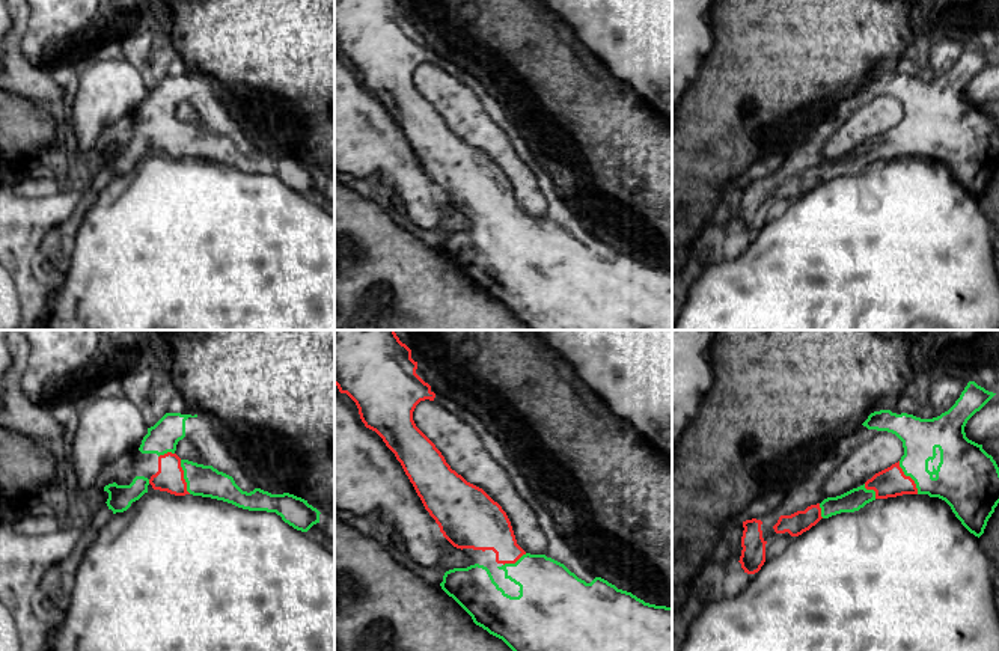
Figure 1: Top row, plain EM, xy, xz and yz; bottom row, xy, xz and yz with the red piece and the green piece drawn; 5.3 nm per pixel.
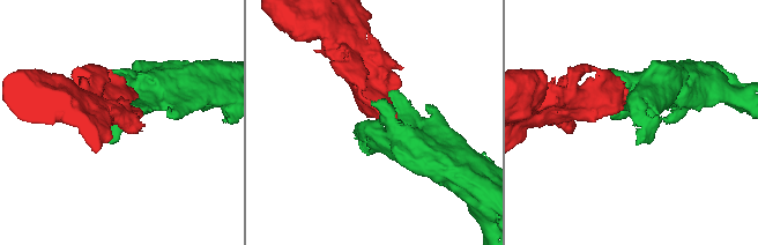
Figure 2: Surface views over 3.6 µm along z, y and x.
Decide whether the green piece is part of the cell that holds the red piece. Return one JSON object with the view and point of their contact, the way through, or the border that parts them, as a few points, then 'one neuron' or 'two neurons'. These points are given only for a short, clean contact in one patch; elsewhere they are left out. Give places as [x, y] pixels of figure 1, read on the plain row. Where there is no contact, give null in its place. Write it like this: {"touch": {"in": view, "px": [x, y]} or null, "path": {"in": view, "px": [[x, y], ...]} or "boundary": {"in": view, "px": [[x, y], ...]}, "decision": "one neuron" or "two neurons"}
{"touch": {"in": "yz", "px": [909, 139]}, "decision": "one neuron"}

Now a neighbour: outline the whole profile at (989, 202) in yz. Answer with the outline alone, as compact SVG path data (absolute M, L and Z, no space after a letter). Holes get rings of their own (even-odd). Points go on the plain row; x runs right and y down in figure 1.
M999 166L988 181L984 196L979 199L979 206L991 223L993 235L999 238Z

